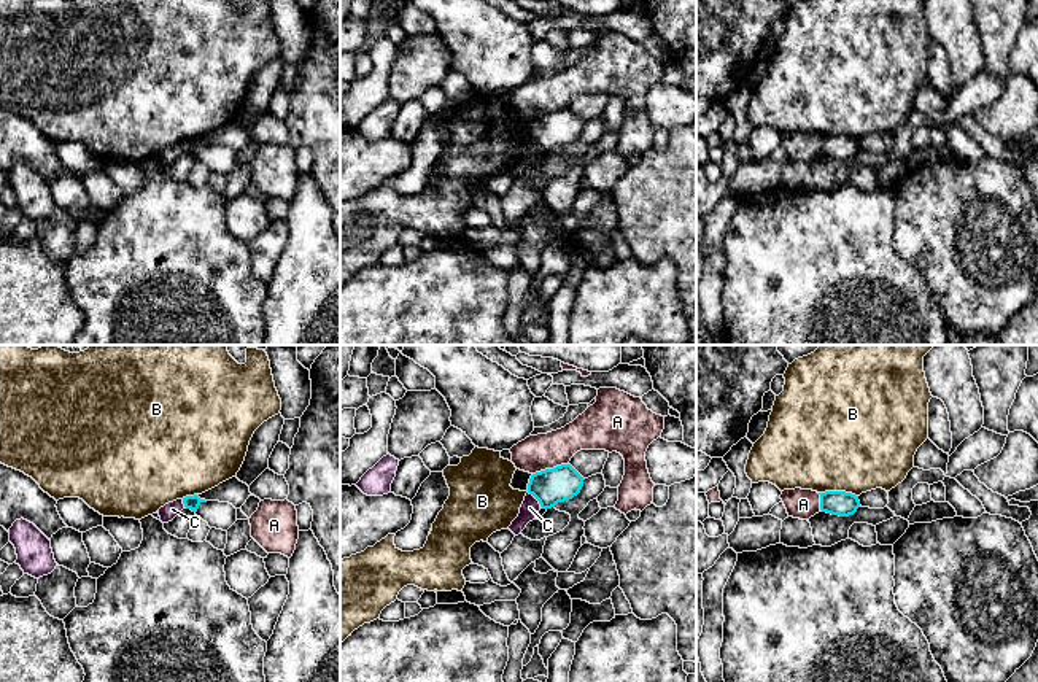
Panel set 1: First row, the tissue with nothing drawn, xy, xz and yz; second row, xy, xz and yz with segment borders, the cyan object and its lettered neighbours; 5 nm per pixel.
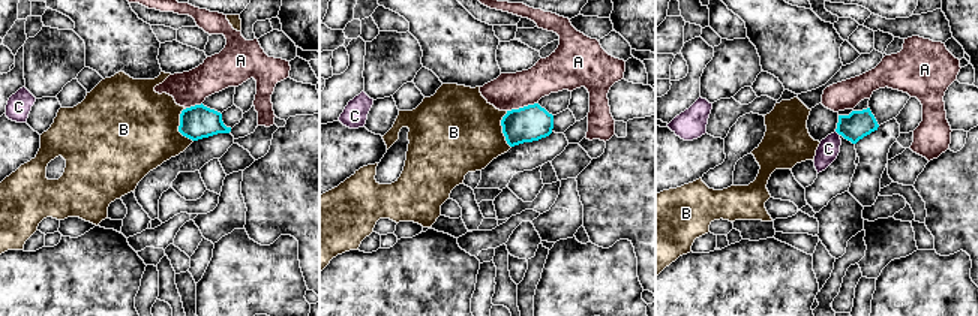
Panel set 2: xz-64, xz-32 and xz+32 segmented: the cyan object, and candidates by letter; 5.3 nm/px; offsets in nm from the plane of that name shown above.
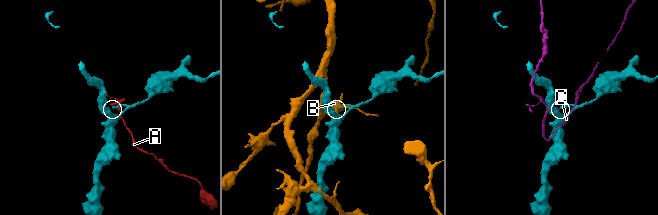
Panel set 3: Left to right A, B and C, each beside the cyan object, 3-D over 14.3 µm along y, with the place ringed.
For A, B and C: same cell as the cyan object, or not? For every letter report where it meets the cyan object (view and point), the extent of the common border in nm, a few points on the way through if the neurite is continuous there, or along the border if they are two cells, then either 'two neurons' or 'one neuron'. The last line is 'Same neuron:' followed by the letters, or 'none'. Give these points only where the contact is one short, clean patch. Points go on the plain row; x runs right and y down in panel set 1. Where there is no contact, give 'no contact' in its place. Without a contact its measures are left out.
A: xz (550, 113) | 190 nm | along xz (568, 107), (533, 118) | two neurons
B: yz (838, 135) | 200 nm | two neurons
C: xz (536, 142) | 100 nm | along xz (528, 135), (541, 150) | two neurons
Same neuron: none

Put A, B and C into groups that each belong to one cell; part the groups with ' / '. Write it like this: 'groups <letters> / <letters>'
groups A / B / C

